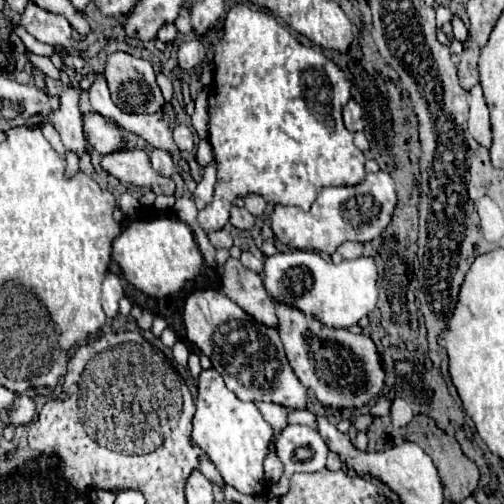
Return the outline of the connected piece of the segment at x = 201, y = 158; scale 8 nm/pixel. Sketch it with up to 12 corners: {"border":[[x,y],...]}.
{"border":[[206,138],[198,144],[198,164],[206,166],[214,160],[212,146]]}

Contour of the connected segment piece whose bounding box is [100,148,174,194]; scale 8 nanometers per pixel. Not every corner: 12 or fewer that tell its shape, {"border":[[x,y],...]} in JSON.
{"border":[[144,150],[102,156],[100,166],[154,194],[174,194],[172,178],[150,166]]}

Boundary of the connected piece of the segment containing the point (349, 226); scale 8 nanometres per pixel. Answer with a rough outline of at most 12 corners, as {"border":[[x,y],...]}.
{"border":[[366,174],[322,188],[308,212],[276,204],[270,226],[290,248],[334,254],[390,224],[394,180]]}

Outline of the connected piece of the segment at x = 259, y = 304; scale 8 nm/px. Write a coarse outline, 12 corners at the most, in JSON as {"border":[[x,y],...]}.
{"border":[[228,258],[222,288],[246,314],[278,326],[262,276]]}

